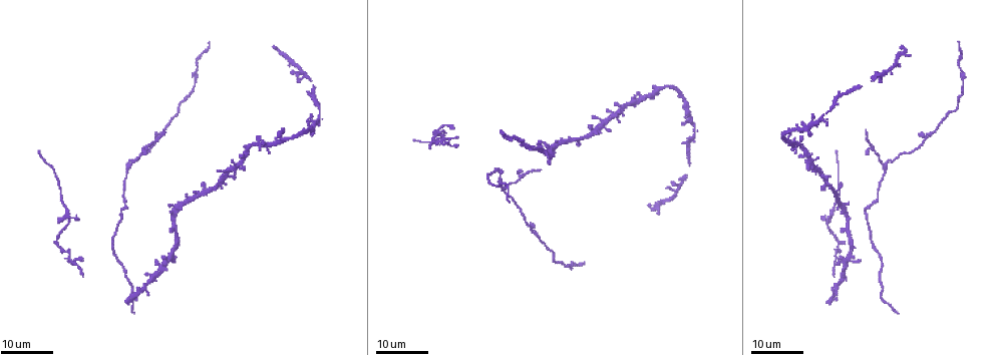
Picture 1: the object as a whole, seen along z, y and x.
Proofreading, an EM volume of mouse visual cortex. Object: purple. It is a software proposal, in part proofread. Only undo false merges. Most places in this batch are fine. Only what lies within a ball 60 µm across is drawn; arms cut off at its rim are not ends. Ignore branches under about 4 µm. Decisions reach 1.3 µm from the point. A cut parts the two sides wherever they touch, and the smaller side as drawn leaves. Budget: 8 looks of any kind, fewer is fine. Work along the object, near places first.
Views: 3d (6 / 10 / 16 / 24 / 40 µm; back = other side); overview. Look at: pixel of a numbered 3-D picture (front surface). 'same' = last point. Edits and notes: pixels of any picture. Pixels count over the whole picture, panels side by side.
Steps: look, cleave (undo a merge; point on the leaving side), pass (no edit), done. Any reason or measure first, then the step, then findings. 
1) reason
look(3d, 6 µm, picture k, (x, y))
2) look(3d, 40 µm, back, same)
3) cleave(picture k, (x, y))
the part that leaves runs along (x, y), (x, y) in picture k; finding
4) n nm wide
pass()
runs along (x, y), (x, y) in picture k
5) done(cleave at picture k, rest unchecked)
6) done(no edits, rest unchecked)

two arms in line, one across
look(3d, 16 µm, picture 1, (442, 136))

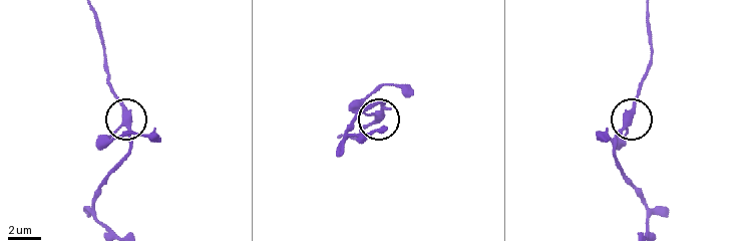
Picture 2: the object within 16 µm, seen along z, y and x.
zoom in
look(3d, 6 µm, picture 2, (628, 121))

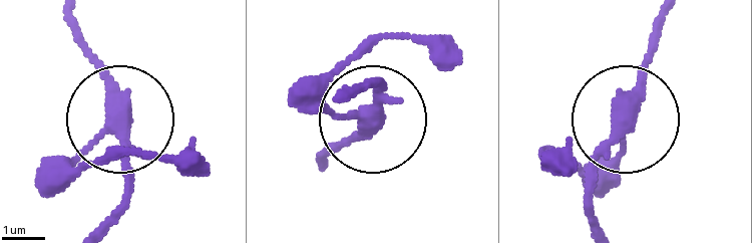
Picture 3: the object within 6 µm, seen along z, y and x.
pass()
one neuron here

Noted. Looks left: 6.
look(3d, 16 µm, picture 1, (845, 279))

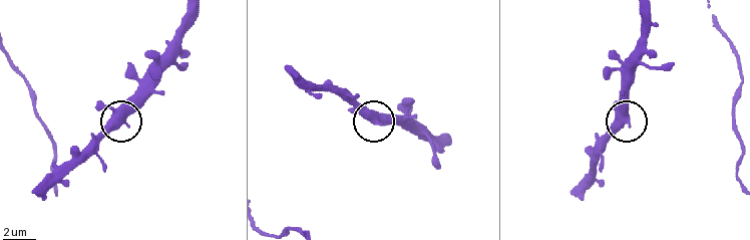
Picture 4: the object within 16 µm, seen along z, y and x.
look(3d, 6 µm, picture 4, (369, 116))

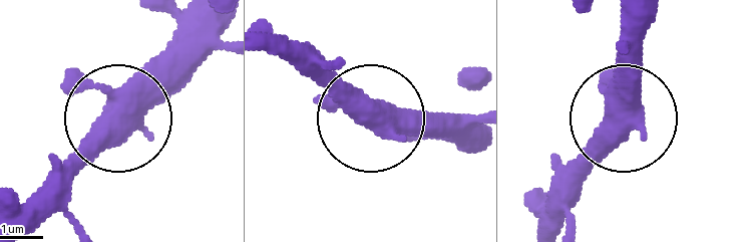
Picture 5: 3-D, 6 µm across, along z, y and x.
530 nm wide
pass()
runs along (653, 18), (632, 104), (552, 187) in picture 5; continuous, no second neuron

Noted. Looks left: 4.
two arms in line, one across
look(3d, 16 µm, picture 1, (169, 257))

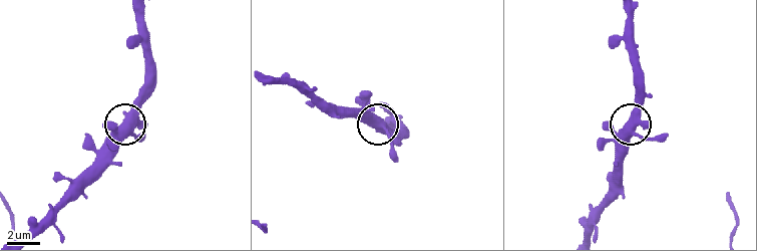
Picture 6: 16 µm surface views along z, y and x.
look(3d, 10 µm, picture 6, (381, 124))

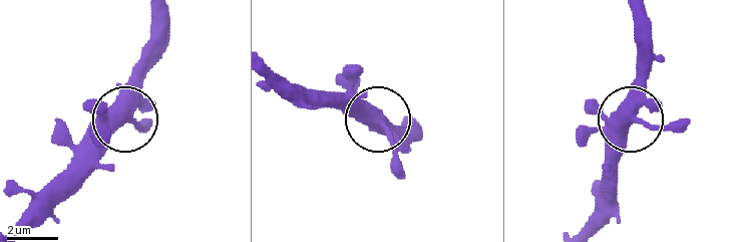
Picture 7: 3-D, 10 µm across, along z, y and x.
3 arms
pass()
one neuron here

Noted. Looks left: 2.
side arm on a straight run
look(3d, 16 µm, picture 1, (923, 139))

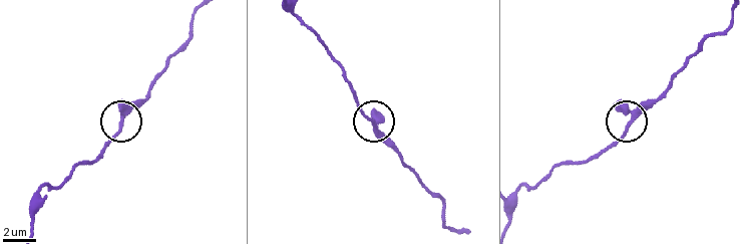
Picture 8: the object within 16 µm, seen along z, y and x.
closer look
look(3d, 10 µm, picture 8, (120, 124))

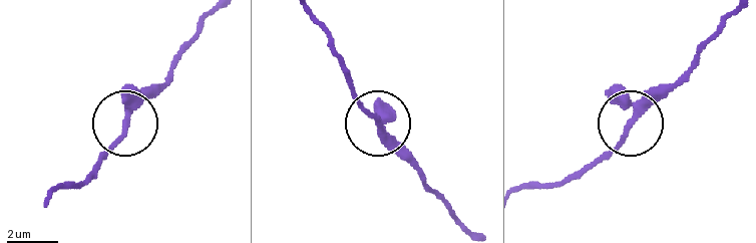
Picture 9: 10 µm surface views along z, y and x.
3 arms
pass()
runs along (525, 188), (563, 184), (590, 167), (665, 84) in picture 9; one neuron here

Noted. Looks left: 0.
done(no edits, rest unchecked)

